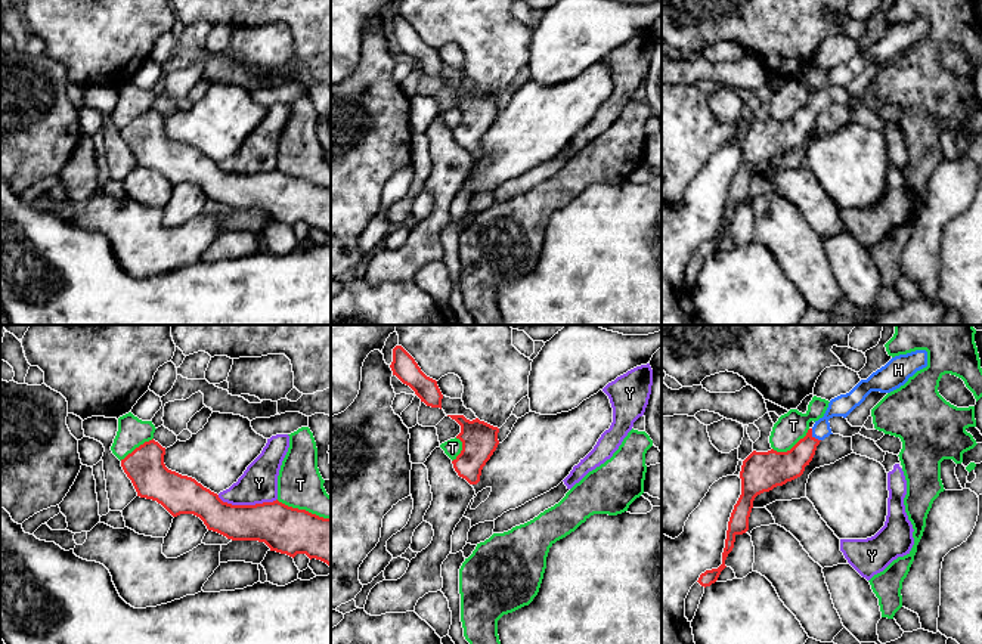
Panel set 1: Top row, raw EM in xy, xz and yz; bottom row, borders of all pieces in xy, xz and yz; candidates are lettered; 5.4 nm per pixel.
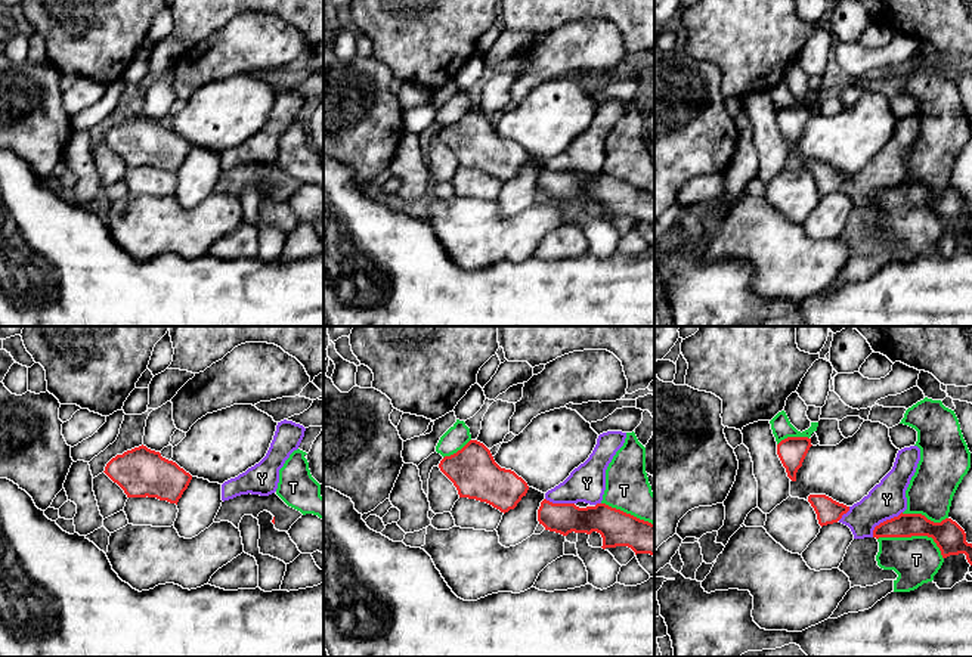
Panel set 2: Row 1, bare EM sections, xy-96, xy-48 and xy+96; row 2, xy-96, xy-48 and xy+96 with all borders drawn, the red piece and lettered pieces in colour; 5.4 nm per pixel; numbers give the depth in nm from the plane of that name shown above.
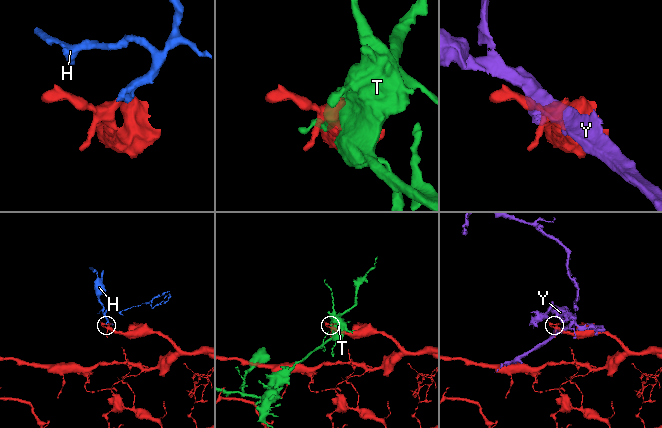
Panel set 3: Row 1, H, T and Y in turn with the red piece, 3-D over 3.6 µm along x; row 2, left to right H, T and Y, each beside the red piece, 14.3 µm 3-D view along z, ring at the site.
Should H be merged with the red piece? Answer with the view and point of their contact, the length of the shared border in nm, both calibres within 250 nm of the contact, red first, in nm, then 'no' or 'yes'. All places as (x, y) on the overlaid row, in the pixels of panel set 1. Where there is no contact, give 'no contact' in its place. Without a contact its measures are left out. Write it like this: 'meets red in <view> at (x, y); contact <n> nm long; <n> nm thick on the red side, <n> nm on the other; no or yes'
meets red in yz at (814, 437); contact 90 nm long; 180 nm thick on the red side, 120 nm on the other; yes

